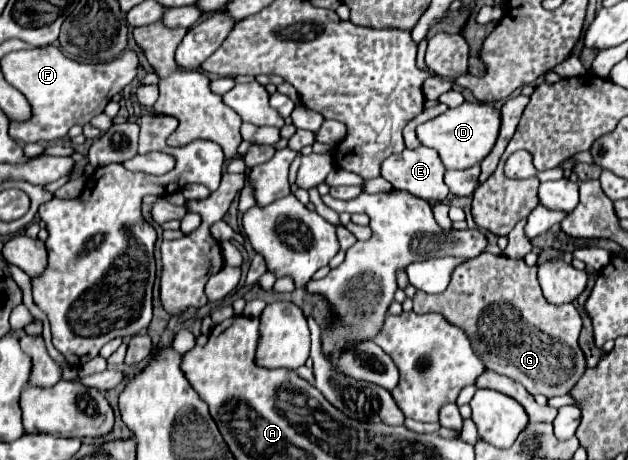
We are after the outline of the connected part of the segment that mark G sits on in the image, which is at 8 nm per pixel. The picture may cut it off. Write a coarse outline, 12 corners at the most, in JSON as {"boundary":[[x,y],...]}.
{"boundary":[[481,254],[413,310],[443,314],[533,396],[585,374],[573,304],[537,266]]}

